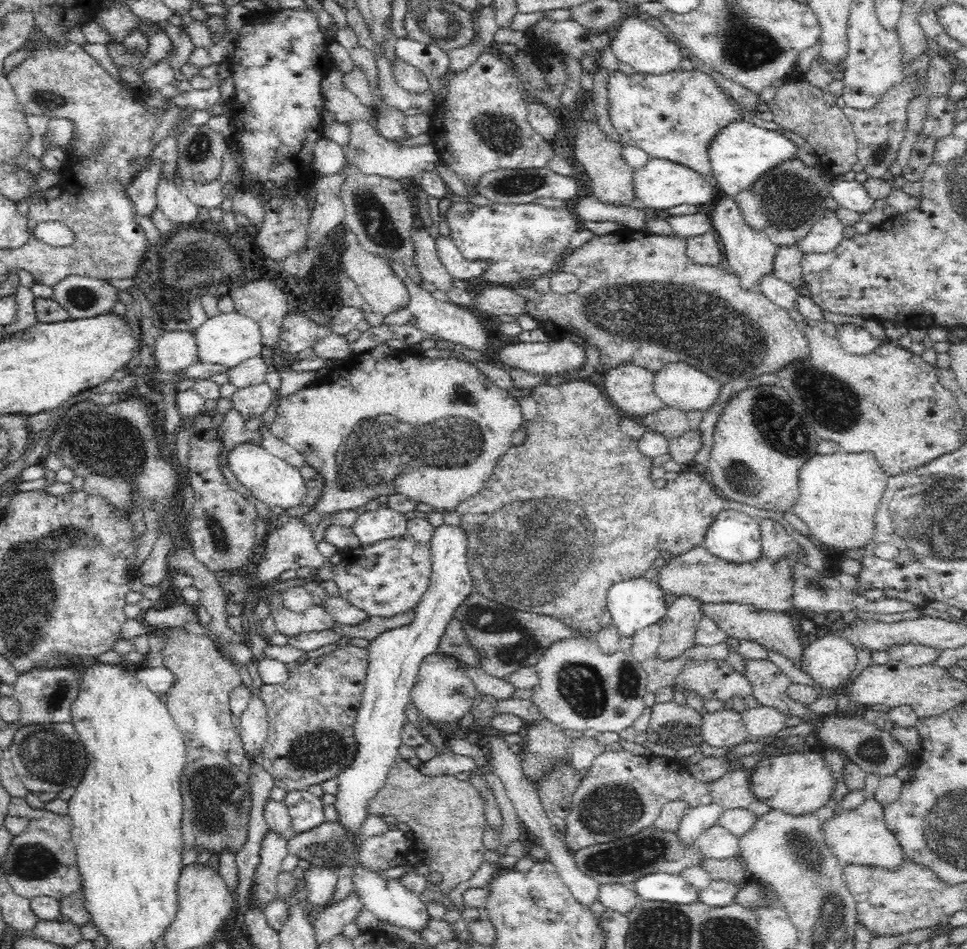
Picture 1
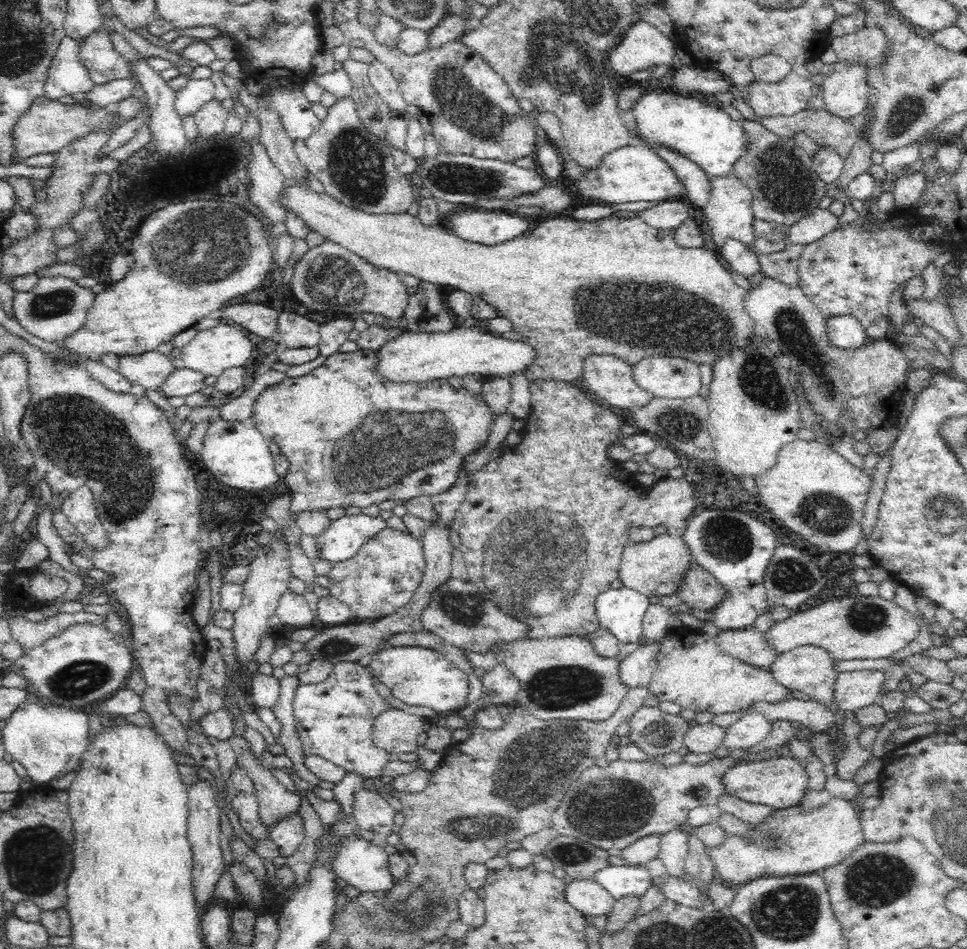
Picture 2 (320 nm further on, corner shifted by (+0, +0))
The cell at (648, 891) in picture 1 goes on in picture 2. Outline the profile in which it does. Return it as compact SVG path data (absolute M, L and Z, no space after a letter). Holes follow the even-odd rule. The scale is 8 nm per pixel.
M608 865L598 870L592 880L617 901L626 896L642 898L652 887L650 878L652 876L646 867Z

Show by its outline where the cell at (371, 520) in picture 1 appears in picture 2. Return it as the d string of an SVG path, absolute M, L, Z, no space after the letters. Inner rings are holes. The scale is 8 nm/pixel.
M345 515L331 521L331 525L316 538L320 559L333 562L344 562L358 553L379 530L386 528L386 521L379 516Z

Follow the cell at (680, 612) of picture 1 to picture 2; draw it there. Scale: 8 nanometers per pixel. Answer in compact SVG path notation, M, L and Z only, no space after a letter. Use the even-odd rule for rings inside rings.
M659 644L640 645L638 649L620 661L618 672L627 688L647 686L657 667Z

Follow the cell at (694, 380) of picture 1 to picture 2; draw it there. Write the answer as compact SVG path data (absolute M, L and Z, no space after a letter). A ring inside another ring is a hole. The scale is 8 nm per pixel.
M650 355L632 365L637 385L656 398L692 398L702 386L694 361L668 355Z

